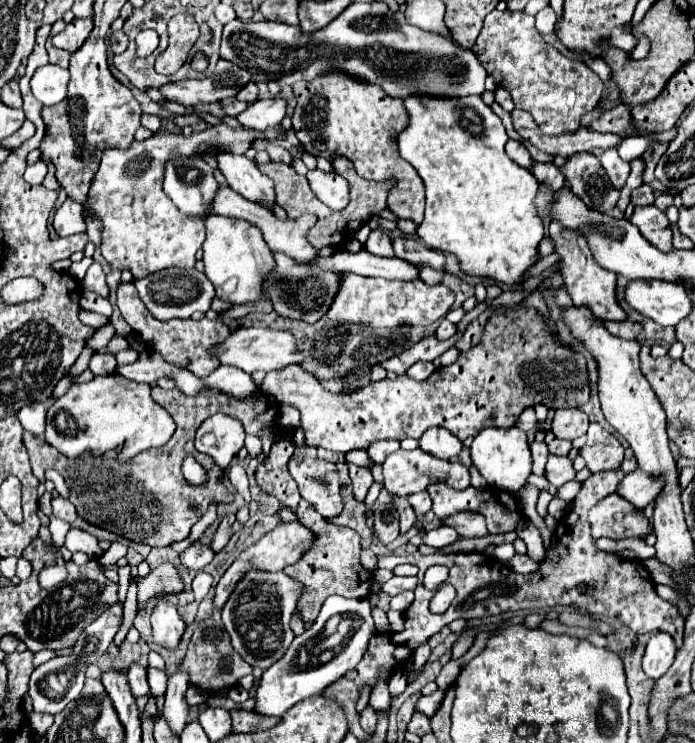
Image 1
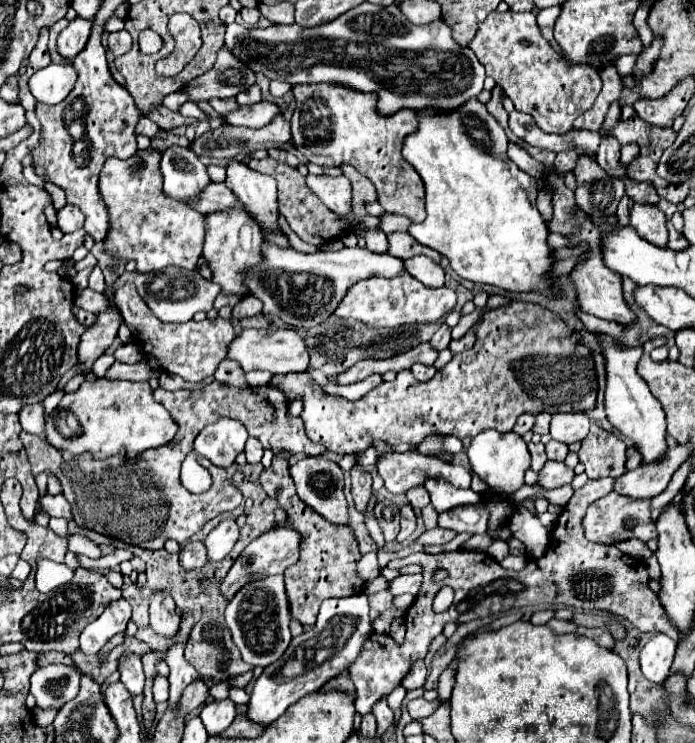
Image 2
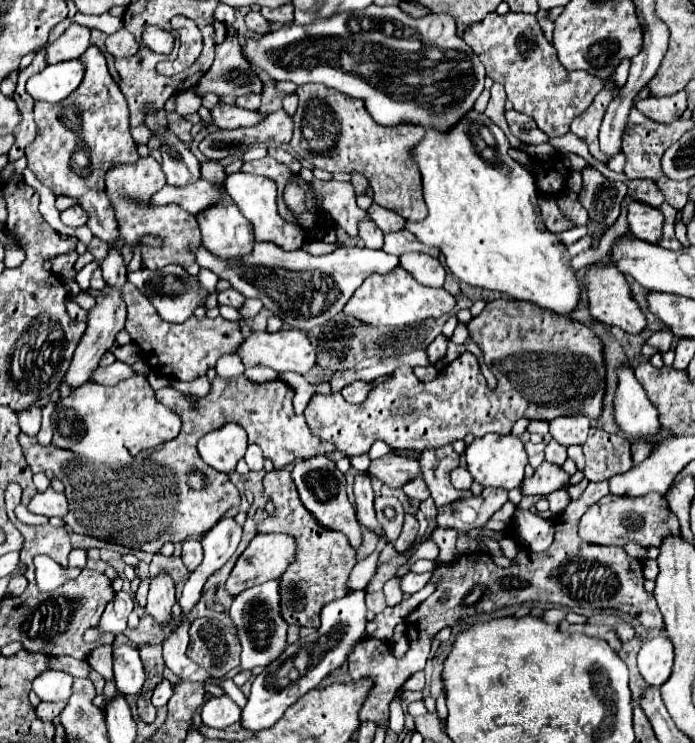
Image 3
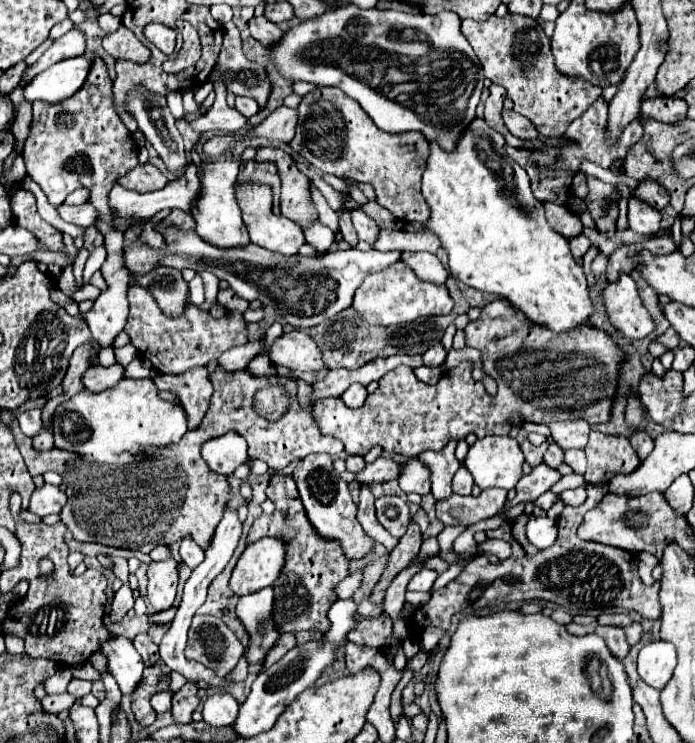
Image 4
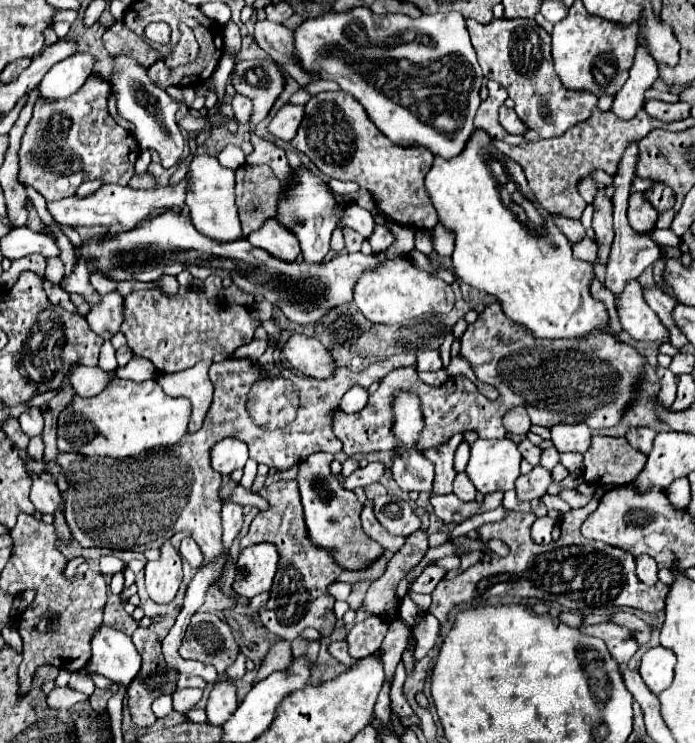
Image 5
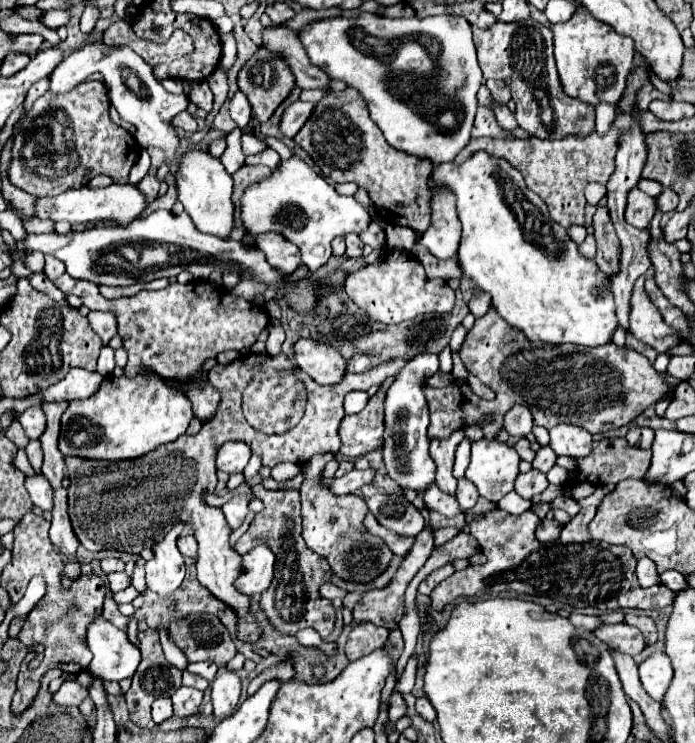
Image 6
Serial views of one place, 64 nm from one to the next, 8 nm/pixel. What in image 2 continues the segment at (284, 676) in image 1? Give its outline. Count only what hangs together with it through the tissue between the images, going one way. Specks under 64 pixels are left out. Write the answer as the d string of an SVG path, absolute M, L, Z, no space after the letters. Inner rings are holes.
M366 592L354 594L350 598L330 598L320 606L320 614L316 624L292 638L288 650L280 660L266 666L262 676L256 680L252 696L250 696L250 708L248 718L252 722L260 724L272 724L276 718L280 718L288 706L296 704L300 698L318 692L328 680L340 676L350 668L350 664L358 658L358 652L362 650L362 644L372 634L372 620L368 616L368 596Z

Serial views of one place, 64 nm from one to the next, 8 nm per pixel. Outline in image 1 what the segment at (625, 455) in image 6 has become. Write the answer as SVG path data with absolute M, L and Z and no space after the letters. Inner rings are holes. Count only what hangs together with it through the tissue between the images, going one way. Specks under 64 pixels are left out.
M590 424L588 442L580 448L580 454L586 460L586 466L592 472L618 468L624 458L624 448L614 434L604 430L600 424Z

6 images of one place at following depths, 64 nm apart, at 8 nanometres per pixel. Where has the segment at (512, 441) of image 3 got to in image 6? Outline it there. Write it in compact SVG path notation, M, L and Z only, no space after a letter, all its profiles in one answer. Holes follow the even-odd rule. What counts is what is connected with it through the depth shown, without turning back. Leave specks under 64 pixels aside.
M482 438L472 442L472 460L466 478L478 488L480 496L498 502L504 494L514 490L518 464L520 456L514 446Z

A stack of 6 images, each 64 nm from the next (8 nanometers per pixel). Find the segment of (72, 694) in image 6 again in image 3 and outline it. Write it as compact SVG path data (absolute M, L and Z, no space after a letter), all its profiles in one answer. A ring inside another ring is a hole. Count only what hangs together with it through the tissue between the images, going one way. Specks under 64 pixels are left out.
M56 702L56 704L38 704L36 706L36 714L38 714L38 718L40 720L44 720L44 722L52 722L60 712L62 712L62 708L66 706L66 702Z

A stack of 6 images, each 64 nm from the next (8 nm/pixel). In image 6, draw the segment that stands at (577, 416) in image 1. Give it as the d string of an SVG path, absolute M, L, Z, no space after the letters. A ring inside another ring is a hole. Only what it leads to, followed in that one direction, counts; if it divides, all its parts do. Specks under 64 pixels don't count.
M558 424L550 430L550 448L558 456L574 456L582 458L590 454L592 450L592 434L586 432L586 428L570 426L570 424Z

